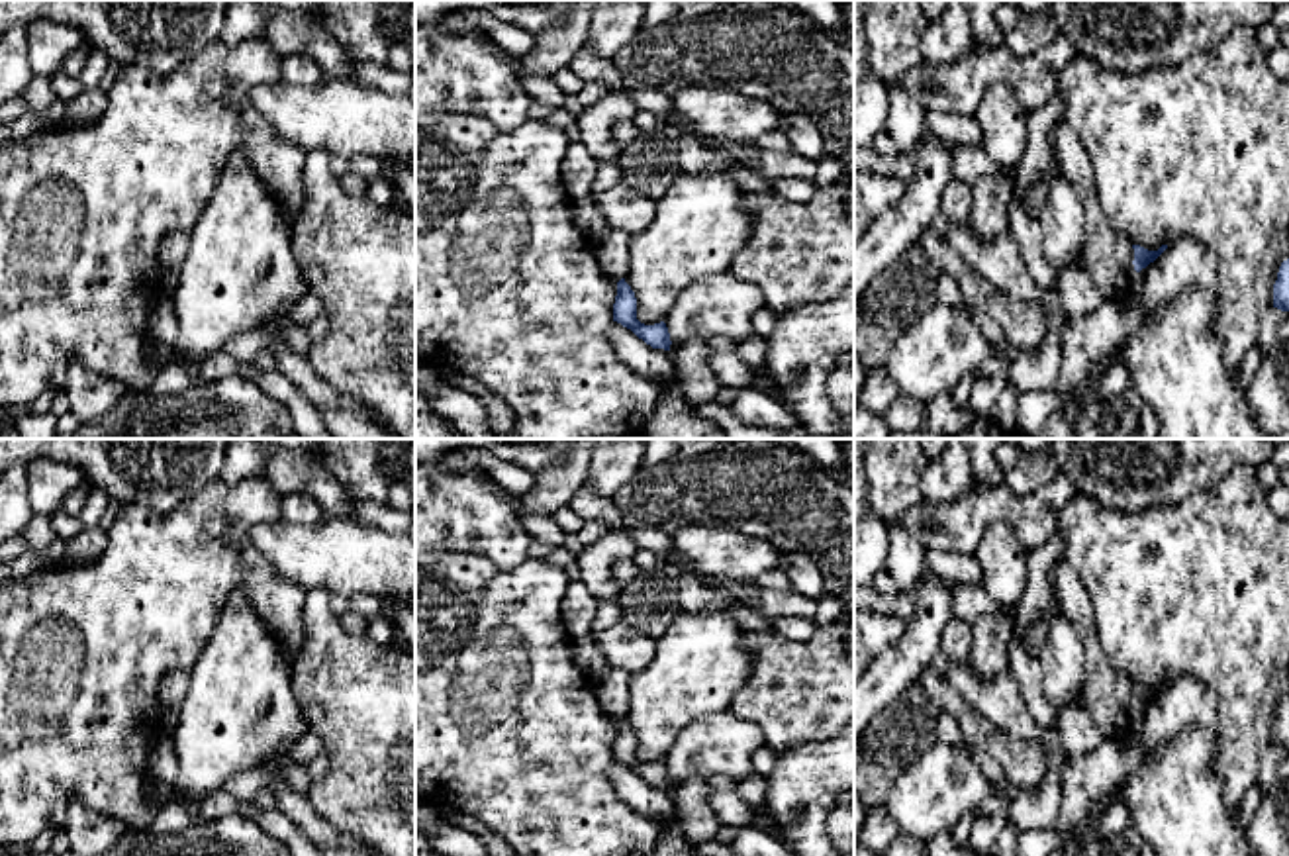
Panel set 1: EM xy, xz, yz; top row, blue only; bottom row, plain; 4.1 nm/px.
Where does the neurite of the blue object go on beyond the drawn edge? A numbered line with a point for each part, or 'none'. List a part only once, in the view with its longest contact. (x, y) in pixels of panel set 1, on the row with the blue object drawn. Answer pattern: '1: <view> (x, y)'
1: yz (1107, 253)

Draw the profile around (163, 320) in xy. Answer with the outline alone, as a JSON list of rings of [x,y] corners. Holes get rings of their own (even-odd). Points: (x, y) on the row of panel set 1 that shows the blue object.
[[[168,290],[157,300],[149,313],[149,335],[151,341],[174,347],[178,339],[178,313],[172,304]]]

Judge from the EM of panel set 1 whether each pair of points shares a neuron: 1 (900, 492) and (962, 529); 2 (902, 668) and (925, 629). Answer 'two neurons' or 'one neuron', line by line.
1: two neurons
2: one neuron

